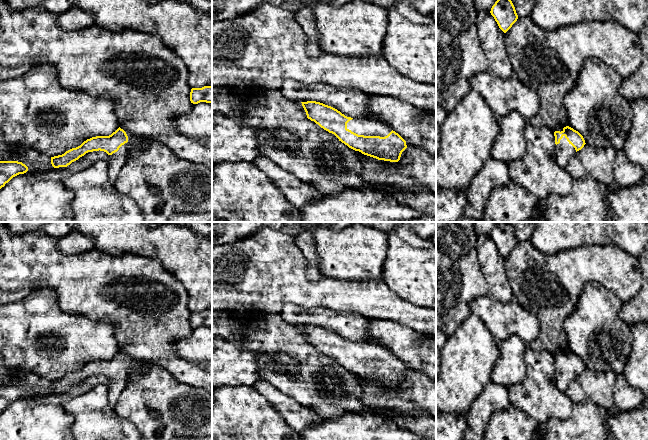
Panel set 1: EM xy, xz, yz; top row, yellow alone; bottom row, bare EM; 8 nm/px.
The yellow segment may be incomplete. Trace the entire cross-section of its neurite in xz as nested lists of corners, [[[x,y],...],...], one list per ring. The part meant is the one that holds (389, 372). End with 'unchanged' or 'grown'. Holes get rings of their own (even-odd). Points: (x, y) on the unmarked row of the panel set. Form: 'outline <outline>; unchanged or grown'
outline [[[316,325],[301,327],[308,343],[364,379],[398,386],[407,372],[406,365],[381,345],[347,341],[337,333]]]; grown

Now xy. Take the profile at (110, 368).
outline [[[119,351],[109,360],[92,361],[84,365],[80,370],[72,372],[62,379],[51,381],[51,388],[54,392],[67,391],[88,376],[104,375],[110,380],[108,399],[110,405],[114,407],[121,392],[127,385],[129,369],[147,365],[147,363],[134,360]]]; grown

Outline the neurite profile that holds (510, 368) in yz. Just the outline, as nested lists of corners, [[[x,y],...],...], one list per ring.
[[[512,335],[503,341],[498,341],[497,346],[499,358],[493,367],[491,382],[507,388],[523,382],[527,377],[526,342],[521,337]]]

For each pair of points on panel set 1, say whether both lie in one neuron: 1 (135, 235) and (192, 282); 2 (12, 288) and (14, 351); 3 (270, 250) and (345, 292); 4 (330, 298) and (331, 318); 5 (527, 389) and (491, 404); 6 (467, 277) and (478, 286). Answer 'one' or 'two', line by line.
1: one
2: two
3: one
4: two
5: two
6: one

